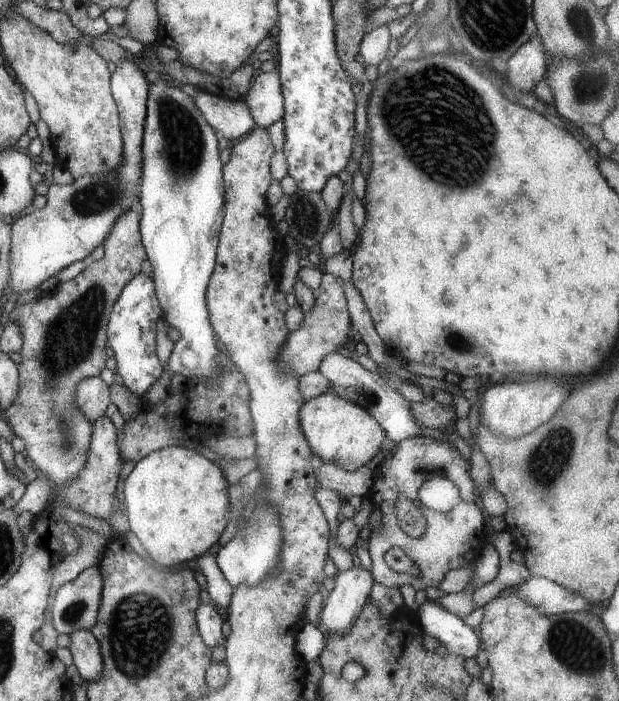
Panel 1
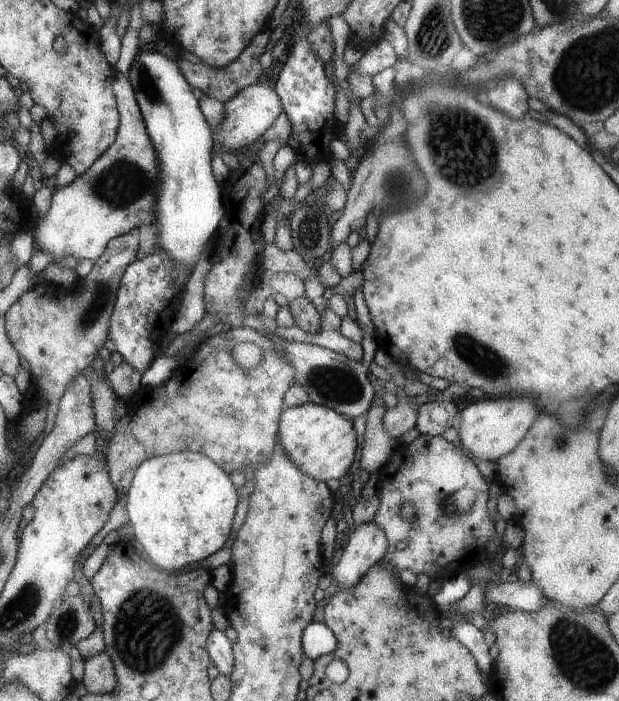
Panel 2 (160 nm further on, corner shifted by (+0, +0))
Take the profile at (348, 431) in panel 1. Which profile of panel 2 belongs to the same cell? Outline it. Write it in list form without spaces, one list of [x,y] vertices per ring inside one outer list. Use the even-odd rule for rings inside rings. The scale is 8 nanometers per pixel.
[[[311,401],[282,410],[276,436],[289,461],[304,475],[323,482],[329,479],[339,481],[353,462],[357,446],[350,418]]]

